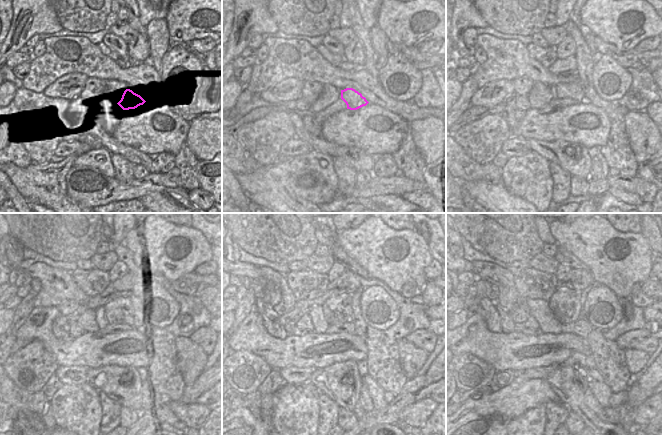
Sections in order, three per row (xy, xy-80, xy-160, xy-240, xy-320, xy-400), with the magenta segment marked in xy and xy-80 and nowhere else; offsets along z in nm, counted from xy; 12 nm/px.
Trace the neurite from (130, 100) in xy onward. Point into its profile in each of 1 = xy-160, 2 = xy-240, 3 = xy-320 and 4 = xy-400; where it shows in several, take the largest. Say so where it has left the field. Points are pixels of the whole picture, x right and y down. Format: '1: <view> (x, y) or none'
1: xy-160 (574, 91)
2: xy-240 (118, 311)
3: xy-320 (339, 307)
4: xy-400 (565, 303)

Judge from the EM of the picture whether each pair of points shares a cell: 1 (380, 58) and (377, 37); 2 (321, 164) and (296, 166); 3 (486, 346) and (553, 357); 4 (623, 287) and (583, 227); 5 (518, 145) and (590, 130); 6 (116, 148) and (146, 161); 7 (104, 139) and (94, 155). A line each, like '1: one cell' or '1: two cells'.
1: one cell
2: one cell
3: one cell
4: one cell
5: two cells
6: one cell
7: two cells

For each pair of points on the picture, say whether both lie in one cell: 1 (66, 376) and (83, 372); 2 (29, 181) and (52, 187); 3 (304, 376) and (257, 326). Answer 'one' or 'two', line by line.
1: one
2: one
3: two

